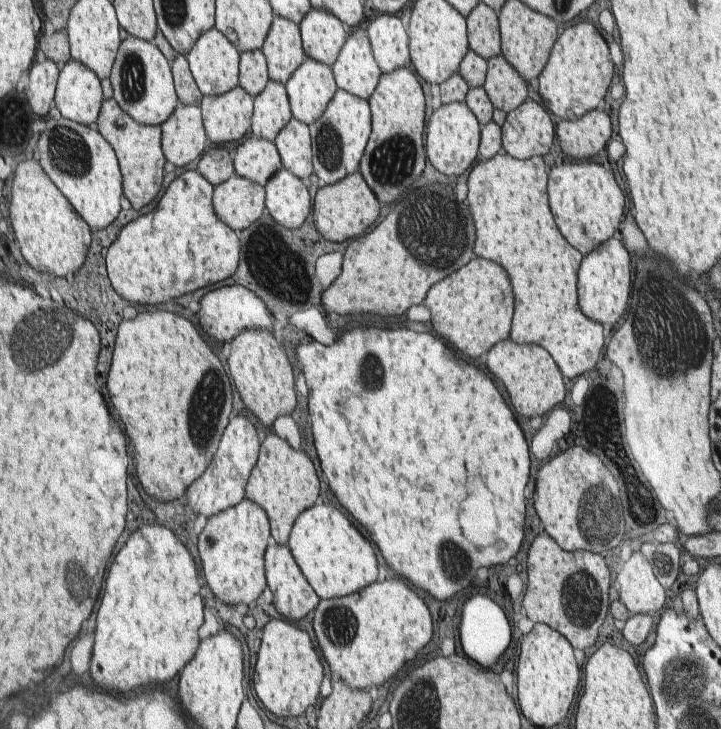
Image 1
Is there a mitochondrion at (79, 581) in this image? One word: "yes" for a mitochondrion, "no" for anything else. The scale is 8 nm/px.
yes

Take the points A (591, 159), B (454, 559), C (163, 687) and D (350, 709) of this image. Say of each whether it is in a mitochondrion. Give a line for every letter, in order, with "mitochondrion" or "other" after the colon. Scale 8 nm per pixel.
A: other
B: mitochondrion
C: other
D: other

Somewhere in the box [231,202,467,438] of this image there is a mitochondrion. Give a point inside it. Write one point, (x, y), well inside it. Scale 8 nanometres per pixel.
(373, 372)

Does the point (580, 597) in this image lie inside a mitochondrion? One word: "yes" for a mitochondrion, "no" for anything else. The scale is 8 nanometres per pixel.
yes

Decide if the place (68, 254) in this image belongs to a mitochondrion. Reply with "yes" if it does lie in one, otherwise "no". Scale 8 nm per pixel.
no

